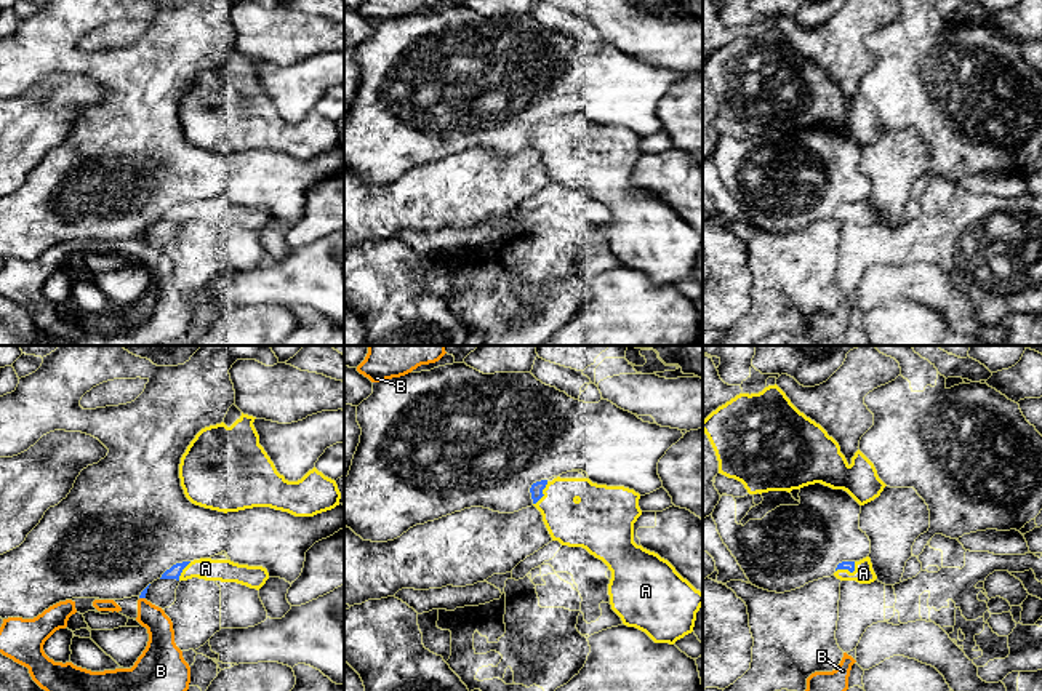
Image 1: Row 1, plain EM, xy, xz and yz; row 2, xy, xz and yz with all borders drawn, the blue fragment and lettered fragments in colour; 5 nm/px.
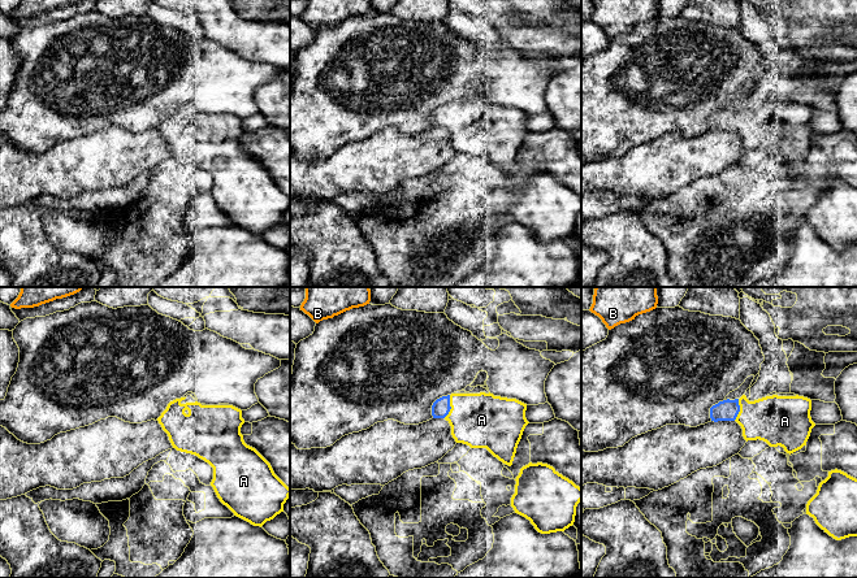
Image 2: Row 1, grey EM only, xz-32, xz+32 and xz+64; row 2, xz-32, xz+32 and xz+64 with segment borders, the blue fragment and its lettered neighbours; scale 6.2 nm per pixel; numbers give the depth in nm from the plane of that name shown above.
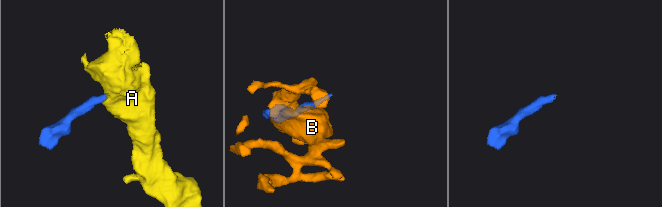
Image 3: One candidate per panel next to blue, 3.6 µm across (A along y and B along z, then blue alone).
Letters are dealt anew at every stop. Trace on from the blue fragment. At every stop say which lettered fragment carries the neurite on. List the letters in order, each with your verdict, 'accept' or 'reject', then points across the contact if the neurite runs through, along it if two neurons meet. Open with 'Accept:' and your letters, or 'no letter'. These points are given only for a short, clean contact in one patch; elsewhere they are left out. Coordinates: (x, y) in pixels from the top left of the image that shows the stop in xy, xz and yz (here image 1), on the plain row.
Accept: A
A: accept | across xz (537, 130), (541, 135), (577, 165)
B: reject

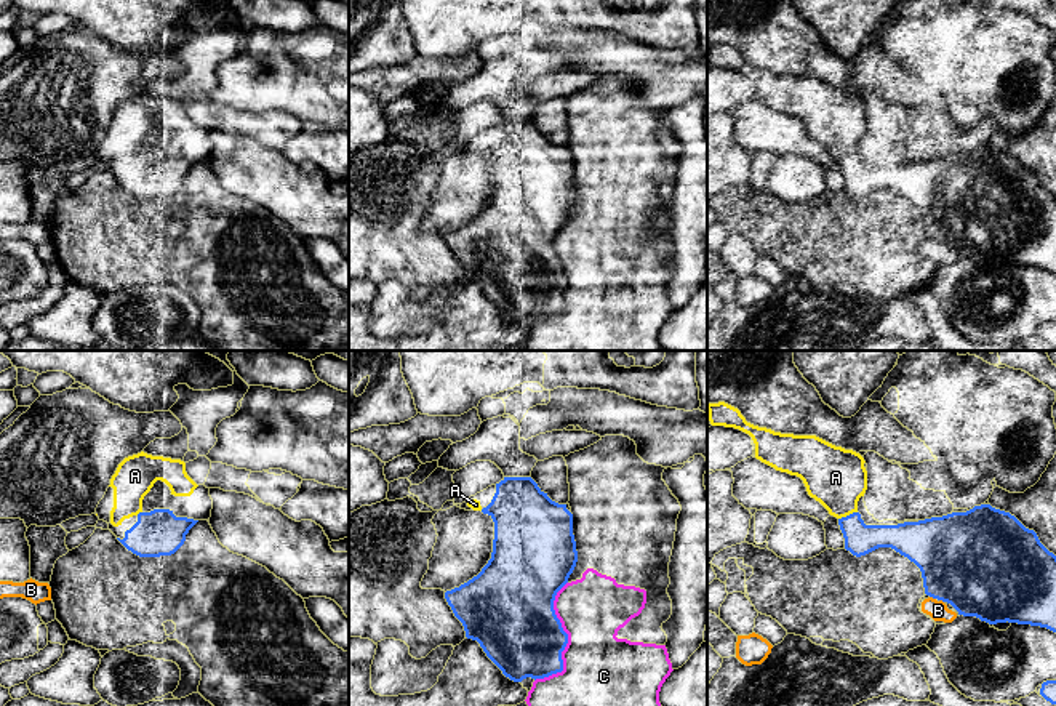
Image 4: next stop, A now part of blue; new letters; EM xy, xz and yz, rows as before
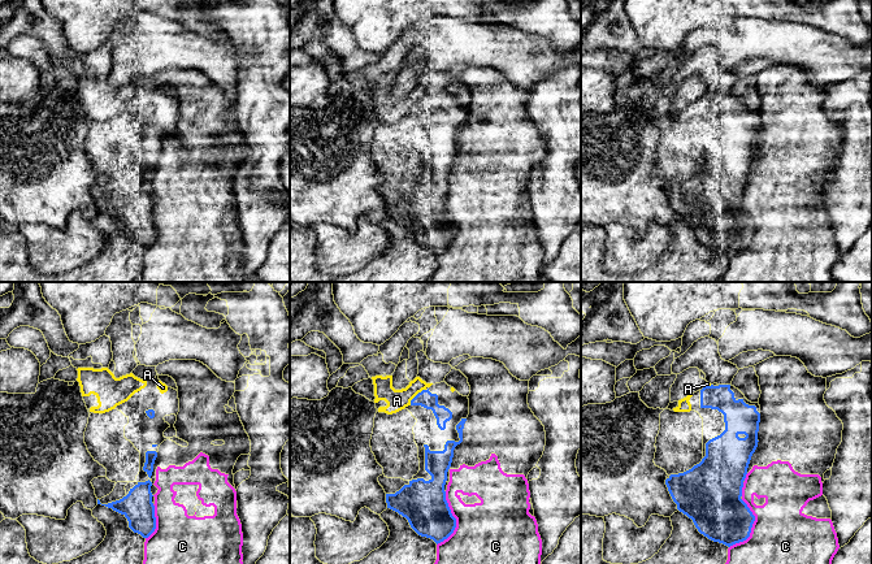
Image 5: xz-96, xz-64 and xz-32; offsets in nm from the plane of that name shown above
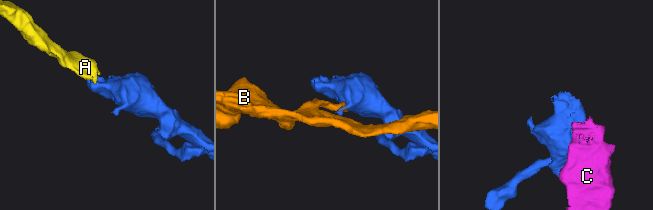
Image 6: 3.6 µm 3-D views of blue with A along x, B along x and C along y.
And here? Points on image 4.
Accept: A
A: accept
B: reject | along yz (930, 237), (935, 240)
C: reject

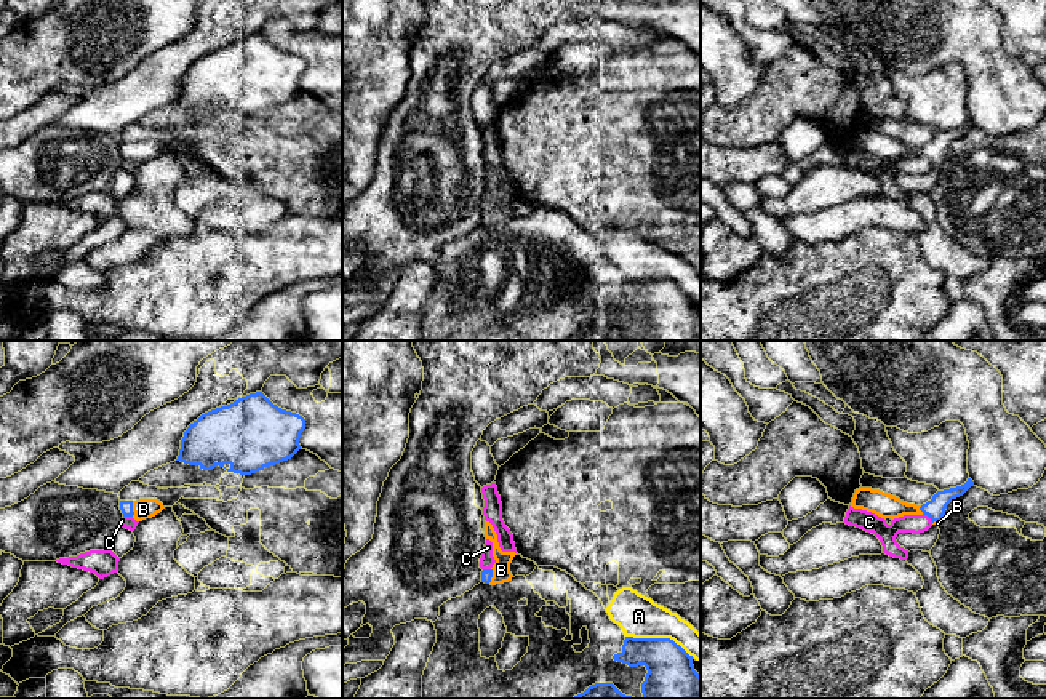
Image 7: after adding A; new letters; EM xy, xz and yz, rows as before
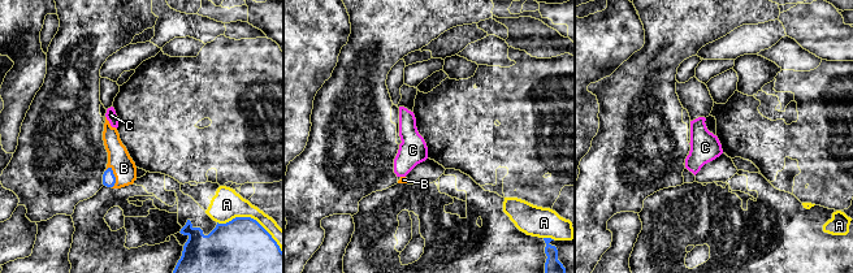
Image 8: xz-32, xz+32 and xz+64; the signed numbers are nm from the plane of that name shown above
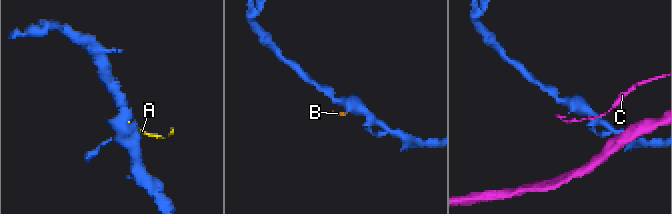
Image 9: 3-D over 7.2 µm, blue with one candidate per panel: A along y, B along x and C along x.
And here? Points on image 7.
Accept: B
A: reject
B: accept | across xy (125, 147), (131, 151), (143, 151)
C: reject | along yz (923, 154), (933, 163)

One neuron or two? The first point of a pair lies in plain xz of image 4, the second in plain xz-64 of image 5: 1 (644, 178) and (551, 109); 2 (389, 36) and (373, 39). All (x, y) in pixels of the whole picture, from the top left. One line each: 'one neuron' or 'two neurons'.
1: two neurons
2: two neurons

